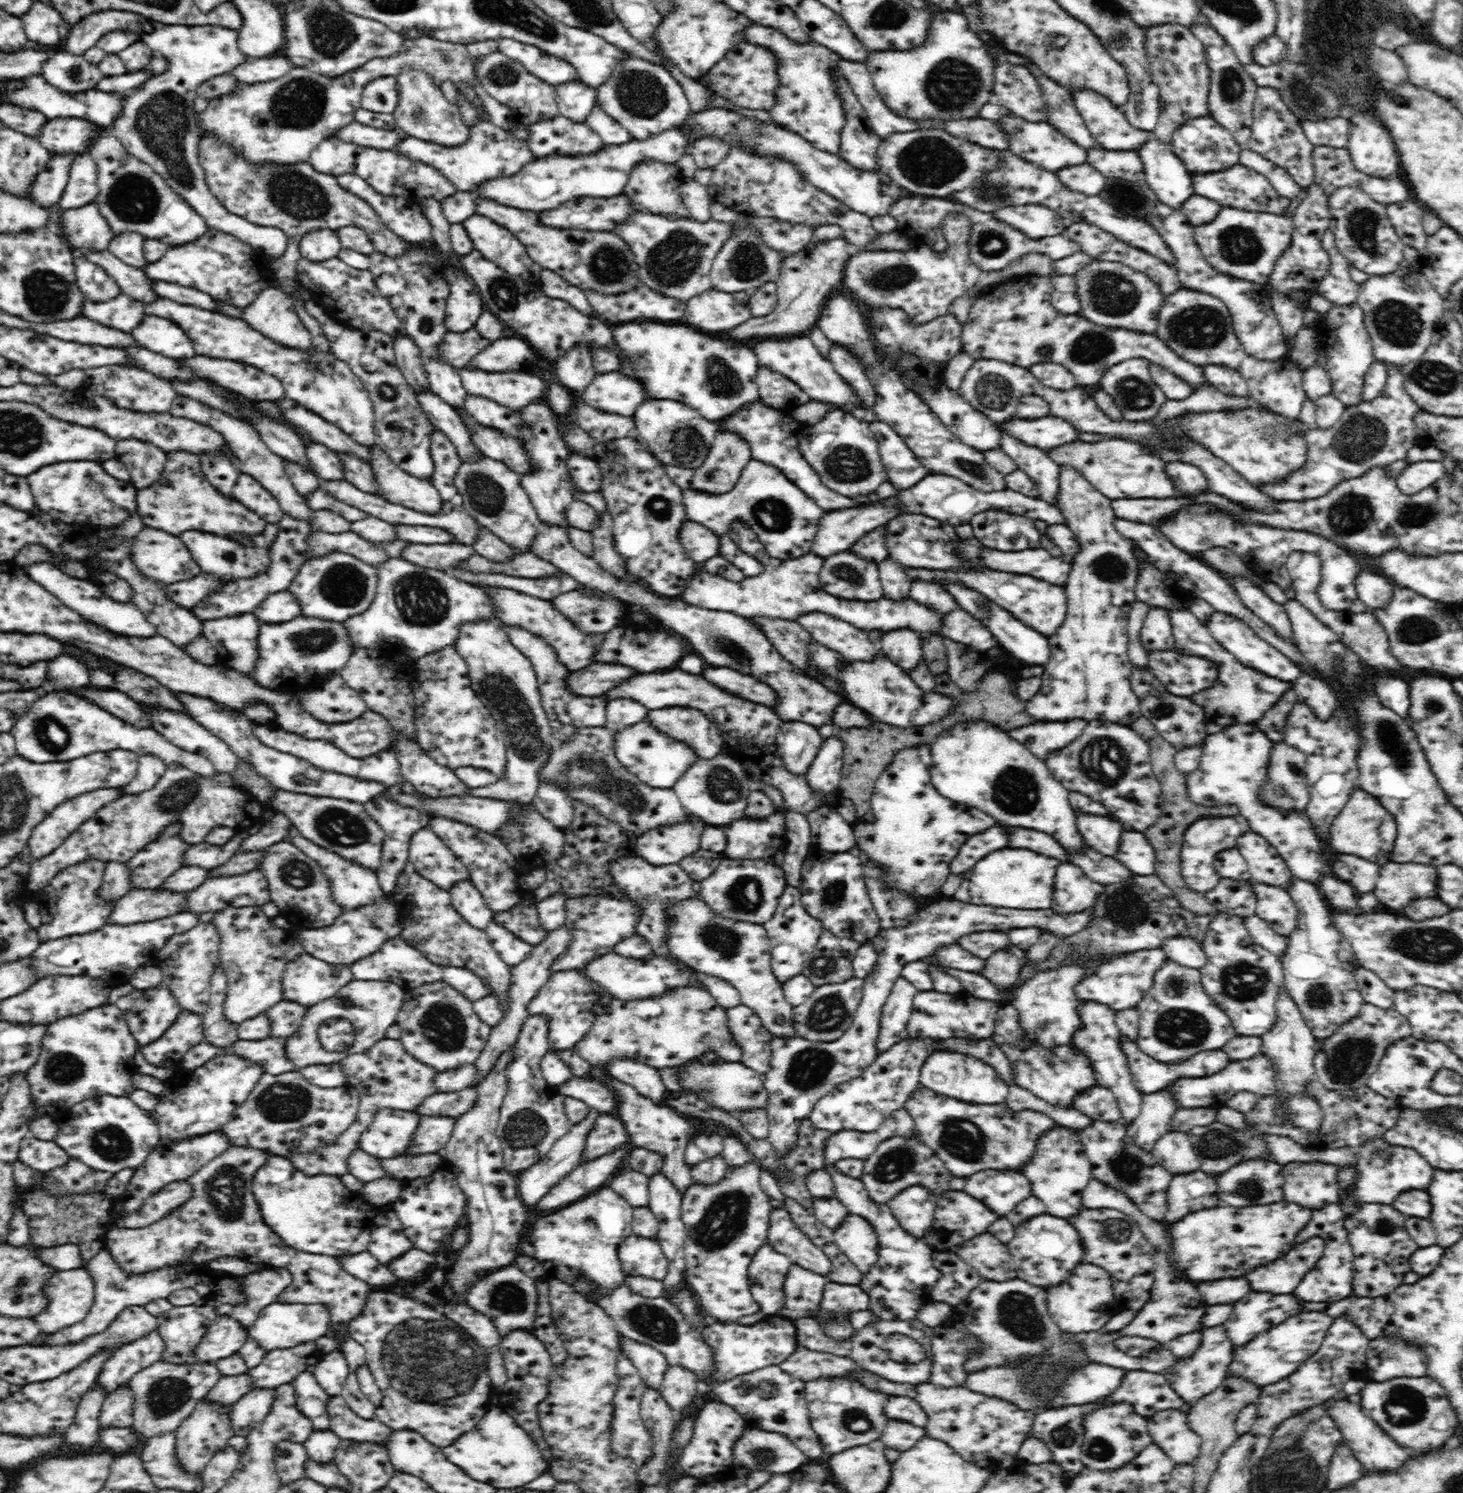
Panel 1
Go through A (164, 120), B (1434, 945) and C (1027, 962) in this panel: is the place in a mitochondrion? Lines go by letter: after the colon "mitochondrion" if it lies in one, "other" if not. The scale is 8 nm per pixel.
A: mitochondrion
B: mitochondrion
C: other

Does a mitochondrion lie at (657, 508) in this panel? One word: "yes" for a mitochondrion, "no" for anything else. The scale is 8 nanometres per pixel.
yes

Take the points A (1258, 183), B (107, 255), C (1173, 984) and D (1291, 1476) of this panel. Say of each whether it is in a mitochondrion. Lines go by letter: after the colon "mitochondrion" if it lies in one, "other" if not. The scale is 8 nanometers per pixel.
A: other
B: other
C: mitochondrion
D: mitochondrion

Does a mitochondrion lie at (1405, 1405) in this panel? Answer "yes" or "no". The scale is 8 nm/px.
yes

